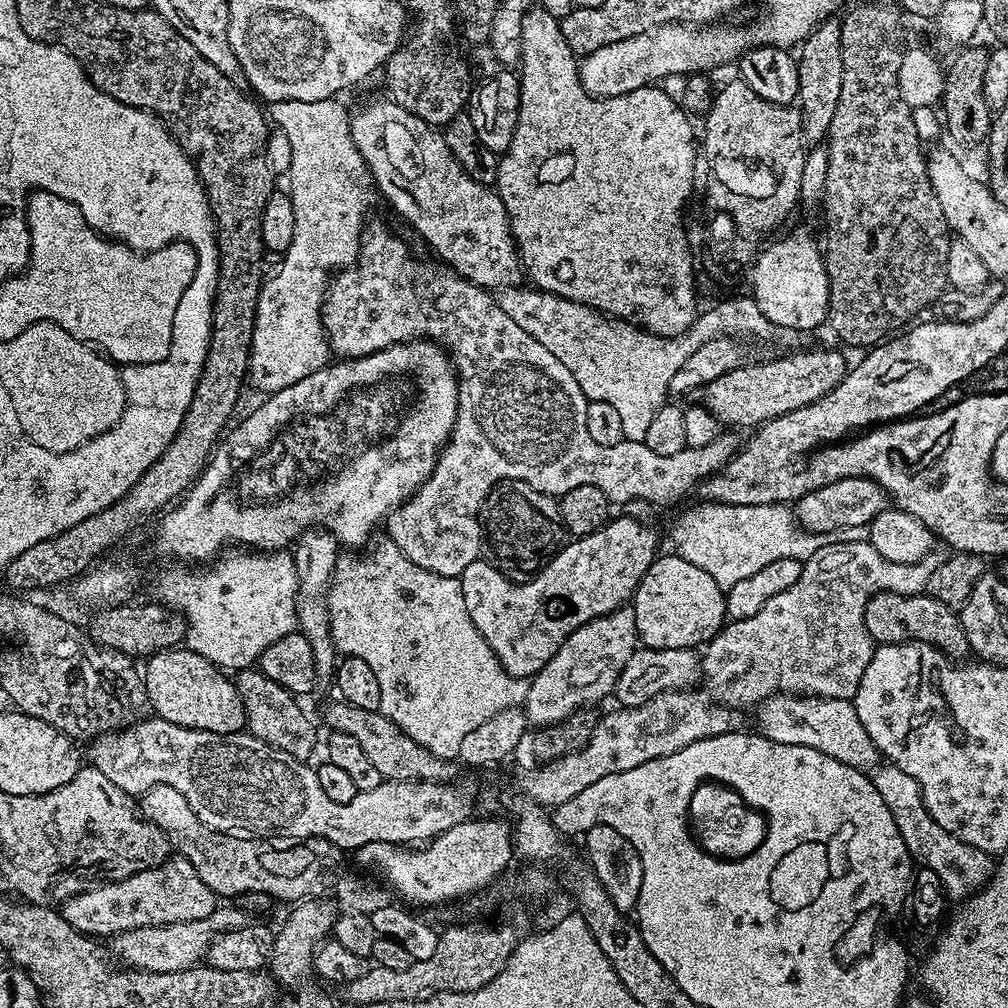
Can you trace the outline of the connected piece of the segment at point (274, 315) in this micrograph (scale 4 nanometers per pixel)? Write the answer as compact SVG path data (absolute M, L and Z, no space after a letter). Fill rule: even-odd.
M336 98L318 102L273 100L270 104L271 123L290 138L290 150L294 150L292 165L286 174L286 191L292 197L294 234L289 248L279 257L280 265L272 280L265 279L261 283L256 303L247 379L258 391L264 392L260 394L286 390L286 386L310 378L310 374L329 363L328 334L322 326L320 307L324 304L324 293L328 291L333 273L347 269L344 268L347 264L355 265L360 254L360 242L366 231L364 215L368 212L368 188L364 185L366 169L352 141L349 109L344 109L338 101Z

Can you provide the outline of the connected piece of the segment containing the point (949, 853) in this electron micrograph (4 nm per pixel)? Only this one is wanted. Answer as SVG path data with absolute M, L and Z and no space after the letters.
M880 762L871 769L870 775L878 794L882 794L882 802L886 802L886 810L890 810L894 826L898 826L898 834L902 842L906 842L913 861L919 862L938 876L943 893L949 901L963 902L991 880L994 871L993 857L942 830L942 826L938 826L938 822L934 822L934 818L926 810L918 782L914 782L914 778L906 774L906 770L896 764Z

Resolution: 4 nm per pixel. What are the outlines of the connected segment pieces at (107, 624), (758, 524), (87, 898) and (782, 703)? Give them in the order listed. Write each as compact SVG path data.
M121 602L115 606L103 607L97 611L100 613L93 618L92 625L87 625L86 631L95 644L101 644L103 648L113 648L133 658L139 658L139 656L147 658L153 656L155 652L164 652L167 648L183 645L188 635L188 624L182 613L175 612L173 608L167 608L159 602L151 603L132 605L132 602Z
M702 502L686 511L672 530L672 544L675 555L694 563L722 589L733 588L737 582L750 578L767 563L778 558L809 560L830 542L827 533L806 531L797 523L795 511L785 504L755 504L736 506L734 504Z
M169 858L164 863L150 870L142 870L125 880L110 880L107 884L97 884L89 886L85 892L79 892L59 905L60 915L74 926L84 936L93 938L111 938L120 932L134 930L142 926L162 926L163 924L173 924L174 922L194 922L198 918L206 918L217 908L218 897L216 893L198 878L198 870L190 866L190 862L183 858Z
M781 694L765 700L759 705L758 712L760 717L756 724L760 727L757 728L759 735L768 740L790 746L810 746L810 750L830 754L830 758L838 758L838 762L851 768L868 770L877 763L878 753L874 742L870 734L866 734L866 726L862 726L858 710L851 700Z

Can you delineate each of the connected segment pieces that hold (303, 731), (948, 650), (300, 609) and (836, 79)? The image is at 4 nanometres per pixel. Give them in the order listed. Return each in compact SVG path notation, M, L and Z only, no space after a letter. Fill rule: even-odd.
M255 667L237 671L234 683L242 698L244 722L247 731L272 748L290 754L296 760L307 761L308 755L316 748L316 728L312 720L300 709L293 693L287 692L278 682L266 678L266 674Z
M879 592L870 598L870 602L866 602L864 621L866 630L877 645L901 644L913 640L923 644L933 644L954 661L964 662L969 659L970 649L966 630L962 626L957 609L938 602L938 598L933 596Z
M314 527L308 528L299 536L292 548L292 557L296 566L296 623L298 631L310 642L310 650L314 654L314 666L317 677L331 677L338 663L338 653L332 635L328 618L328 585L336 565L339 563L340 543L332 532Z
M833 18L823 20L798 48L798 107L804 139L812 146L819 145L827 137L830 122L834 122L834 110L838 110L838 94L842 94L842 46L845 39L841 21Z

